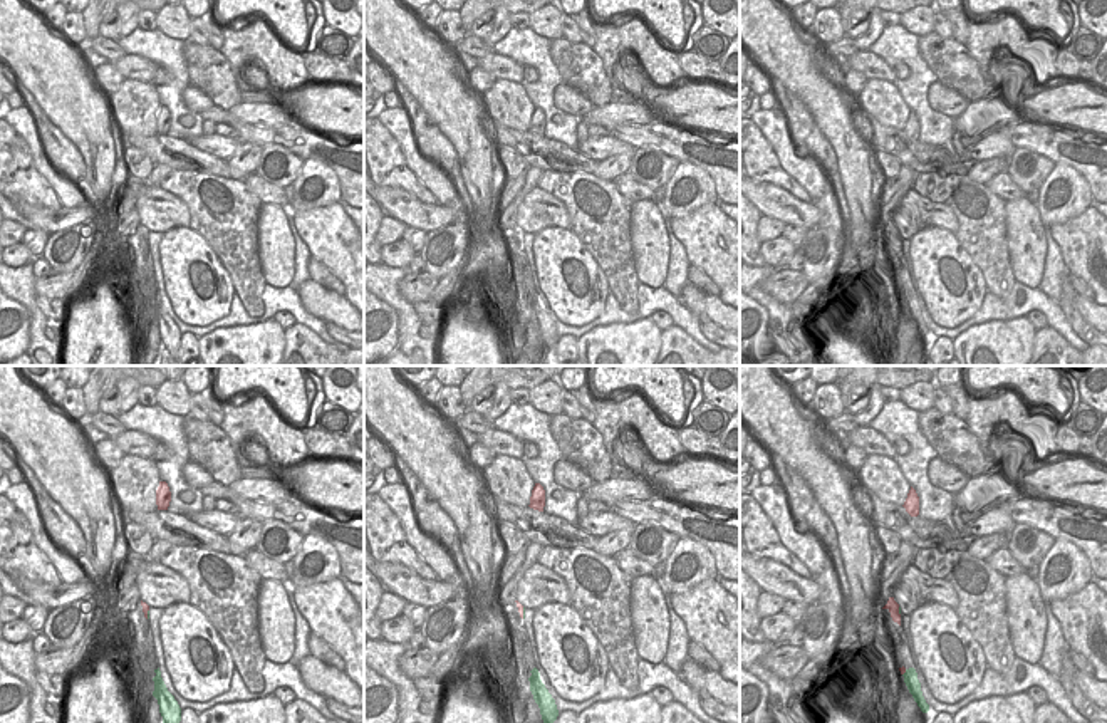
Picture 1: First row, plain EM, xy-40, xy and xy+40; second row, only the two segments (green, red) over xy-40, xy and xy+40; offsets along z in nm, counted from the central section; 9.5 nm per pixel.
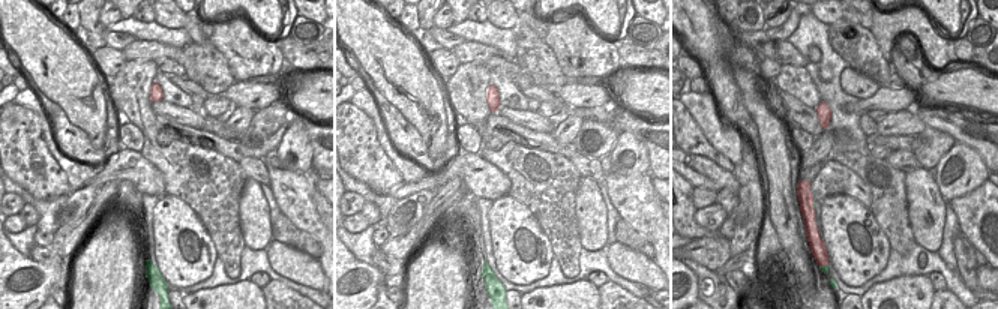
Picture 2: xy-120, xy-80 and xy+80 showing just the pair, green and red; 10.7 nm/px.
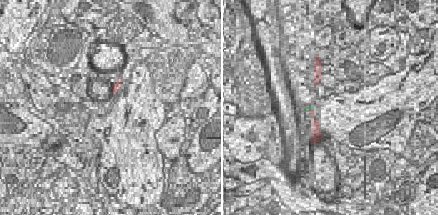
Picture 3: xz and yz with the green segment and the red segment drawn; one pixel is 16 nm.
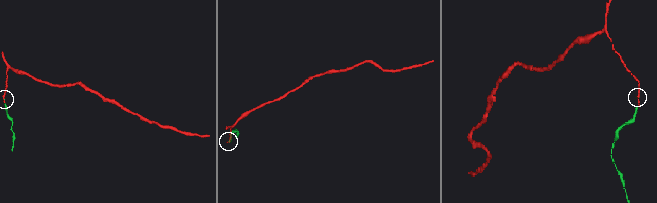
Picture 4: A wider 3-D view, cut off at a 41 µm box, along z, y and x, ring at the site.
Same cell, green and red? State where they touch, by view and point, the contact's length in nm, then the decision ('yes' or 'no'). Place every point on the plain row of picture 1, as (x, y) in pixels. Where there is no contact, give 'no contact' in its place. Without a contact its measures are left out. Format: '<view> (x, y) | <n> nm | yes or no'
xy (524, 237) | 110 nm | yes

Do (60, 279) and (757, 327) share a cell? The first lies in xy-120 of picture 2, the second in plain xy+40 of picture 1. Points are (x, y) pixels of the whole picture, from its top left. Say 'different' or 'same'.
same

